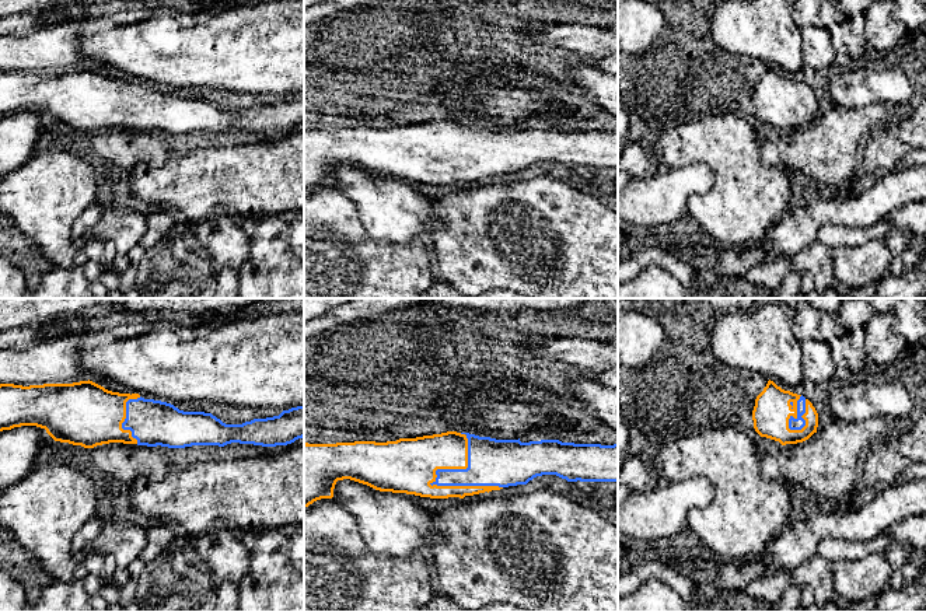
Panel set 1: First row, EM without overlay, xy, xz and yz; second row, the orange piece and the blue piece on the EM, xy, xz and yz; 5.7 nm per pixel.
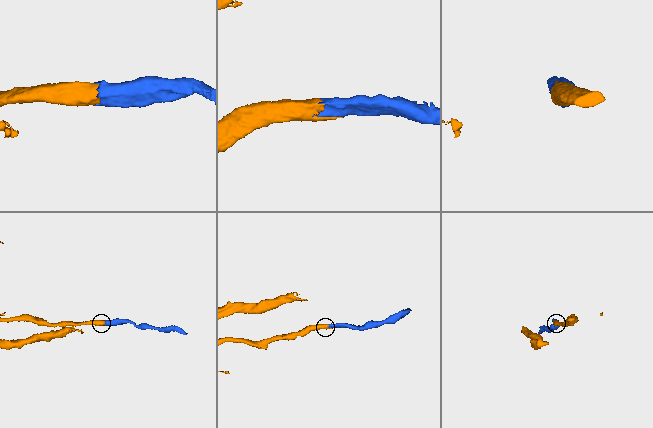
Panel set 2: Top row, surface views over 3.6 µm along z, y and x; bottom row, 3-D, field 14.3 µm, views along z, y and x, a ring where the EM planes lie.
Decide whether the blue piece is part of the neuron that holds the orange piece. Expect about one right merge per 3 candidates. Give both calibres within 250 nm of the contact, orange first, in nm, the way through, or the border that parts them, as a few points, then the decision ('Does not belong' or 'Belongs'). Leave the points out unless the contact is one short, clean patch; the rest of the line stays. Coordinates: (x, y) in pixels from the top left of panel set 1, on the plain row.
Thickness 220 nm (orange) against 280 nm. Belongs

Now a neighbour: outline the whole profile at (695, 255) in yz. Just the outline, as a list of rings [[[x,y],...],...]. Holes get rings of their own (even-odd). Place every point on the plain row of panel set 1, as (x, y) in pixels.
[[[685,242],[685,246],[672,256],[692,267],[710,267],[717,262],[721,251],[723,248],[716,245],[703,246],[698,242]]]

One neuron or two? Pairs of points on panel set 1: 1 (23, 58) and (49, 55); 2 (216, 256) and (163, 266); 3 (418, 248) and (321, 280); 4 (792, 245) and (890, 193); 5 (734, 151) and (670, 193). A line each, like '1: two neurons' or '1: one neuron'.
1: one neuron
2: one neuron
3: one neuron
4: one neuron
5: two neurons

